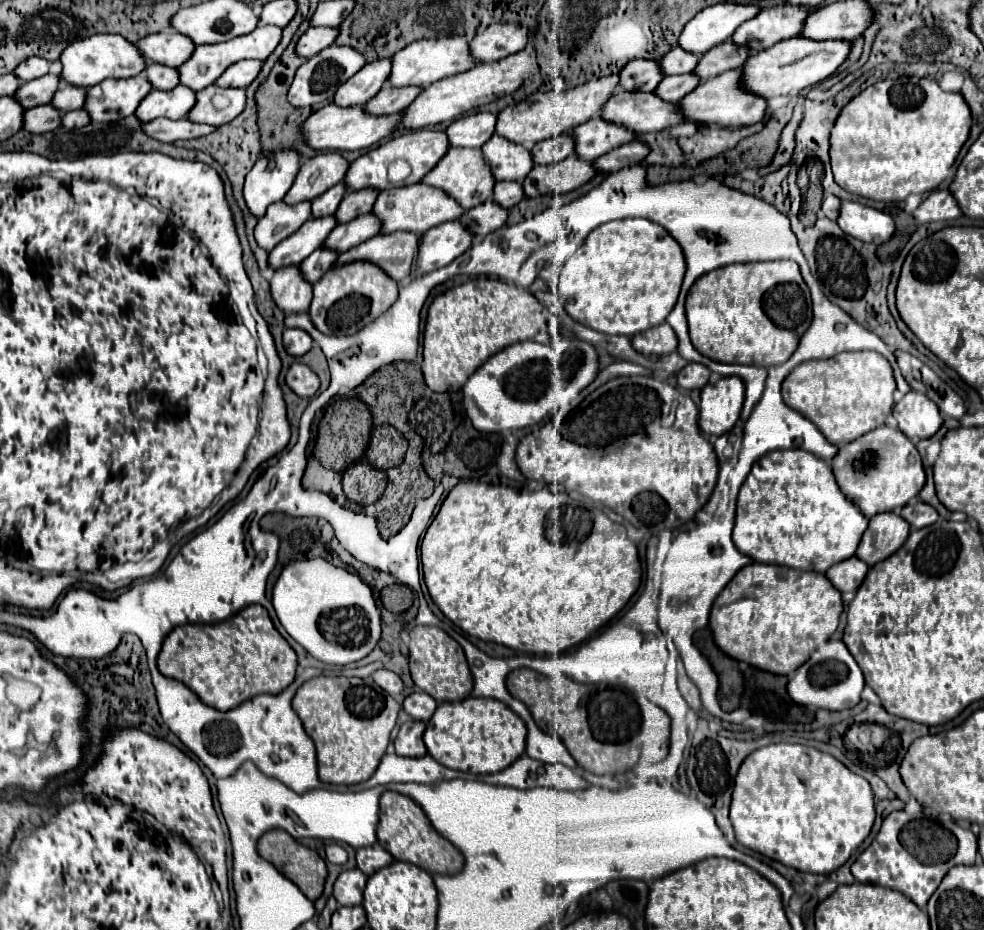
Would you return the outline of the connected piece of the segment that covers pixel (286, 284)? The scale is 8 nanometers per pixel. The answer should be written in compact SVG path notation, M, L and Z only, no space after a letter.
M286 265L274 271L270 279L272 297L284 313L300 313L310 307L314 285L302 277L300 265Z

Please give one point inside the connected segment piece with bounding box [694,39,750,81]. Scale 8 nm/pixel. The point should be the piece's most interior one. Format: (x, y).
(728, 55)

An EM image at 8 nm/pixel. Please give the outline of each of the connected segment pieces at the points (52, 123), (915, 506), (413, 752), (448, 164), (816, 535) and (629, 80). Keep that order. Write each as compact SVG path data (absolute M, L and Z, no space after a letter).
M40 105L28 109L24 115L24 129L30 133L48 133L54 131L56 127L62 125L62 111L56 109L54 105Z
M914 497L912 501L908 501L908 505L904 505L902 509L902 517L914 527L914 529L922 529L922 527L928 527L932 523L936 523L938 519L938 513L932 505L920 501L918 497Z
M414 719L406 721L394 739L396 753L406 757L424 757L426 755L426 745L422 741L424 729L426 729L426 723L422 721L414 721Z
M450 147L448 153L442 157L442 161L422 179L422 183L430 183L438 189L444 189L454 197L462 207L472 209L480 203L486 203L492 199L492 191L496 185L496 179L482 155L480 149L470 149L470 147Z
M786 449L770 451L752 465L744 485L740 487L738 507L736 507L736 525L734 525L734 545L748 557L758 563L778 563L794 569L812 569L826 573L832 565L852 557L856 545L868 527L868 519L860 509L844 497L840 491L830 465L804 451L804 449Z
M634 59L620 71L622 91L654 91L664 79L660 61Z

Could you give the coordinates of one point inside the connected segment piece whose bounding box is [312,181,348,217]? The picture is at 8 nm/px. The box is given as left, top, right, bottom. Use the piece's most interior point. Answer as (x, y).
(327, 203)

